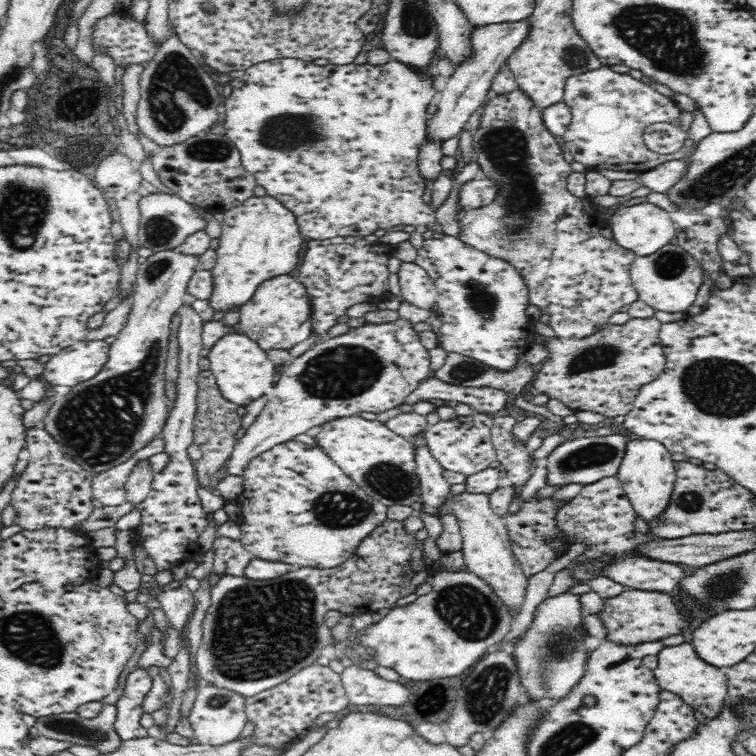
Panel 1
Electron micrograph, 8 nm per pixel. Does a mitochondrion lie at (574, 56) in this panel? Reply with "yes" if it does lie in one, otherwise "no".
yes

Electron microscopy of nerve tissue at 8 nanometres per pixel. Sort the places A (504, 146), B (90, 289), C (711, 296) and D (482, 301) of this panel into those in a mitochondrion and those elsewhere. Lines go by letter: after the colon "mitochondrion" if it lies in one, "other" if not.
A: mitochondrion
B: other
C: other
D: mitochondrion

